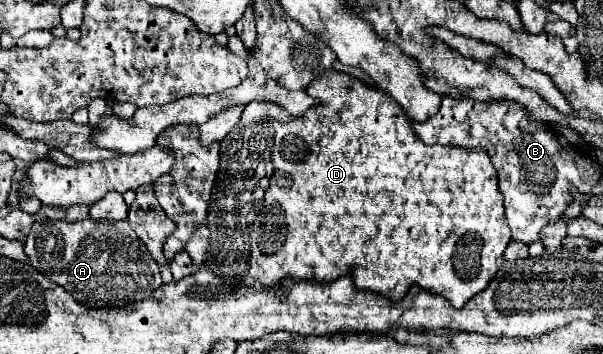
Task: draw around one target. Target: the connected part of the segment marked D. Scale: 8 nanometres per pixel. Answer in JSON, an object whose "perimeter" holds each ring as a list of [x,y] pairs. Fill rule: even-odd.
{"perimeter":[[[328,69],[322,77],[318,77],[308,89],[312,97],[320,97],[320,105],[314,109],[308,109],[300,117],[288,117],[286,111],[278,109],[274,103],[250,103],[244,107],[244,113],[240,121],[234,125],[234,129],[220,141],[220,167],[218,177],[210,195],[210,207],[206,225],[210,229],[210,245],[206,249],[204,265],[214,271],[218,277],[238,277],[242,285],[252,287],[256,281],[266,287],[266,291],[274,291],[272,287],[278,287],[278,281],[282,281],[286,275],[294,281],[334,281],[338,277],[344,277],[352,273],[354,285],[364,291],[380,293],[382,297],[390,301],[402,301],[408,293],[408,289],[416,283],[420,289],[426,289],[434,295],[442,295],[444,299],[454,305],[454,309],[462,309],[466,301],[470,301],[474,295],[484,291],[488,283],[494,279],[494,275],[500,271],[504,259],[504,249],[512,241],[510,227],[504,219],[504,205],[502,205],[502,193],[498,191],[498,177],[496,169],[490,165],[490,157],[482,149],[462,149],[462,147],[442,147],[442,145],[424,145],[412,131],[410,121],[406,113],[402,113],[402,107],[386,93],[378,89],[370,89],[362,81],[340,73],[336,69]],[[458,245],[458,271],[452,261],[454,249]]]}

